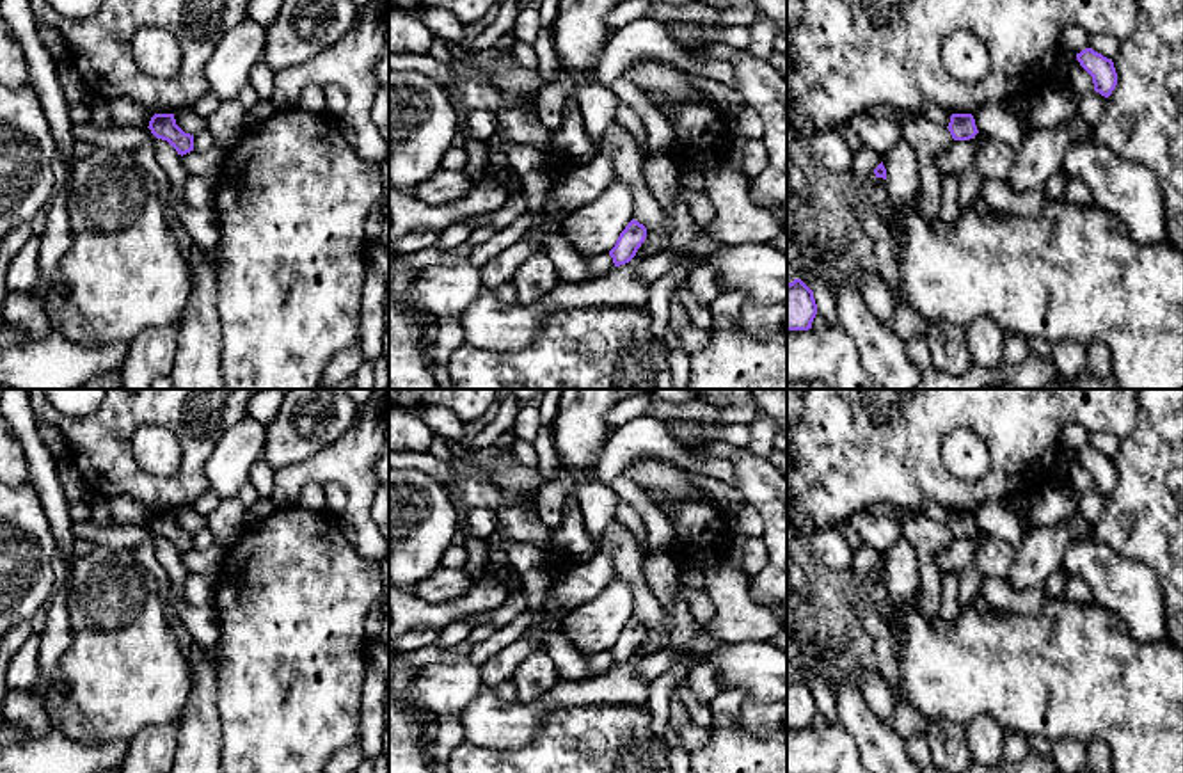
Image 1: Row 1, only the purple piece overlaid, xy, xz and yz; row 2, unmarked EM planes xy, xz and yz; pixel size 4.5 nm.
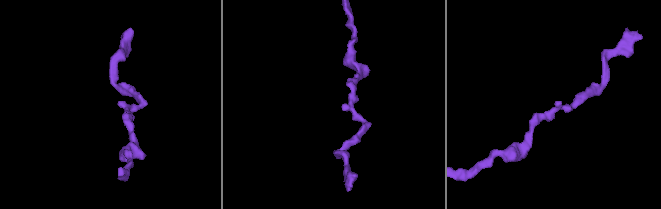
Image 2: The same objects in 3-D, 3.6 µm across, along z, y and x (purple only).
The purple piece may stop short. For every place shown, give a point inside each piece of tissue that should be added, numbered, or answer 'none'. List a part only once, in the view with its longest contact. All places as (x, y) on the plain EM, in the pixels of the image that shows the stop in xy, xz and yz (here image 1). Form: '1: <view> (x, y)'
1: yz (1080, 480)

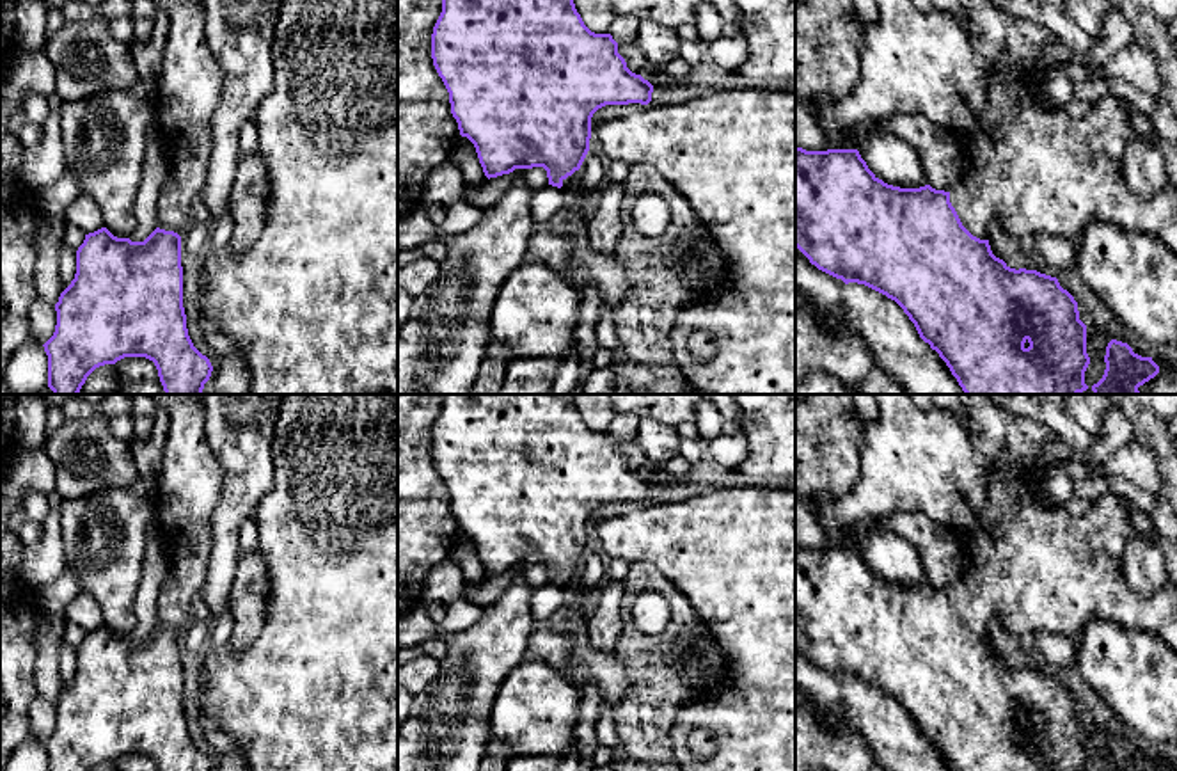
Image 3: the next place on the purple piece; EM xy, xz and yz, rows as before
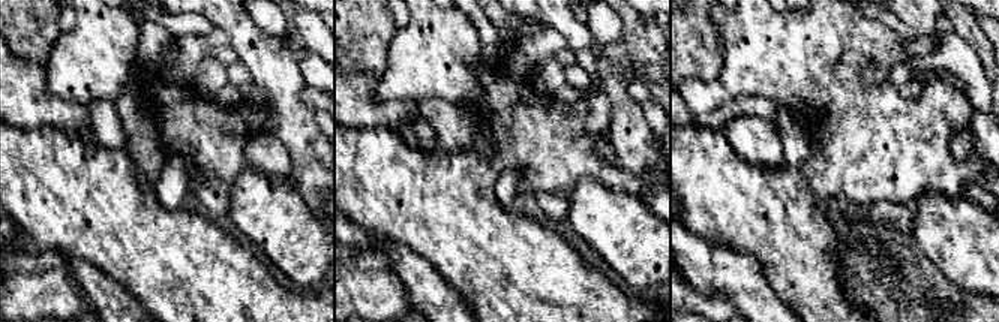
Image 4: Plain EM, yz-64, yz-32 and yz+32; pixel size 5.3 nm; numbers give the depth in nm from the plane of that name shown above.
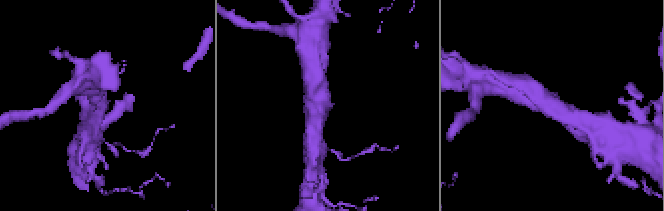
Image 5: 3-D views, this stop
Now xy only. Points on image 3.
1: xy (189, 485)

